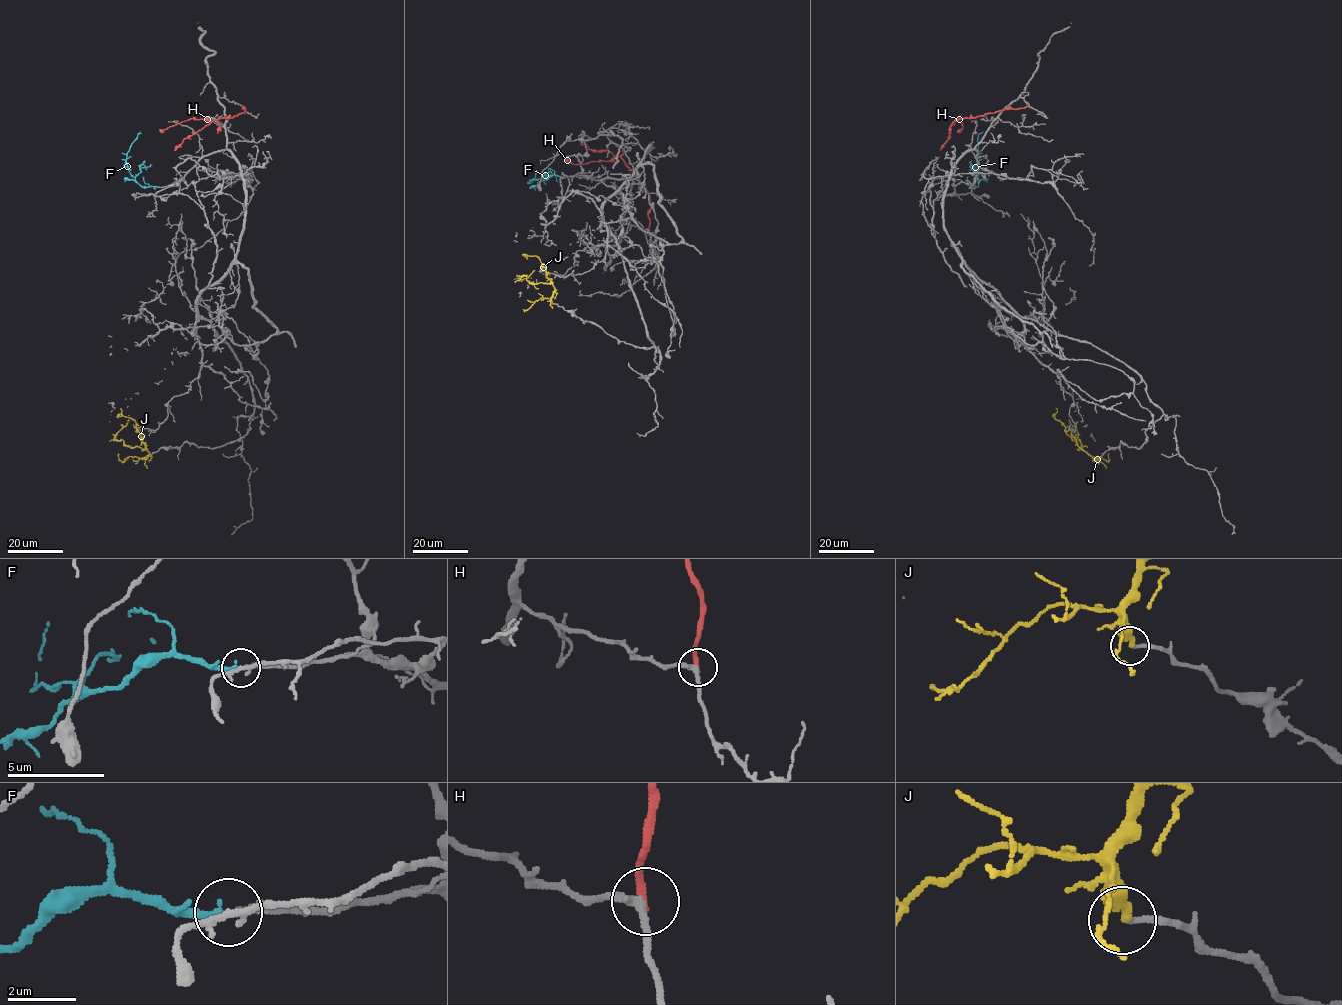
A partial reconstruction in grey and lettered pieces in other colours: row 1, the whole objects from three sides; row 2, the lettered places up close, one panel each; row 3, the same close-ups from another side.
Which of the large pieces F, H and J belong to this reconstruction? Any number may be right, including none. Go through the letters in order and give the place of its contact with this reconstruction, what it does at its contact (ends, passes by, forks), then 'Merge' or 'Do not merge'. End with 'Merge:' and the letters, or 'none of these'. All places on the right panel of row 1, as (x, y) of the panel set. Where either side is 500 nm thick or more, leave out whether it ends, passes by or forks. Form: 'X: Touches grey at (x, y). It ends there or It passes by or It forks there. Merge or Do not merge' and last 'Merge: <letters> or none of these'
F: Touches grey at (975, 187). It ends there. Merge
H: Touches grey at (1029, 106). It ends there. Do not merge
J: Touches grey at (1102, 455). It ends there. Do not merge
Merge: F

